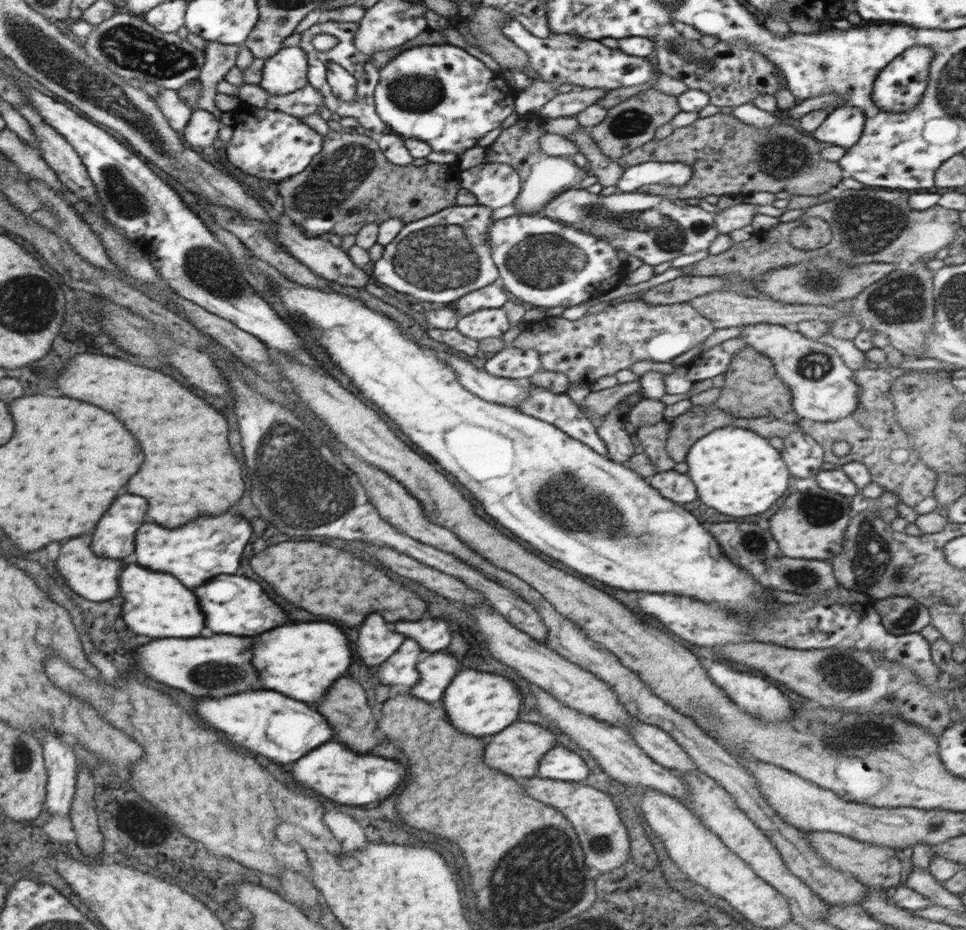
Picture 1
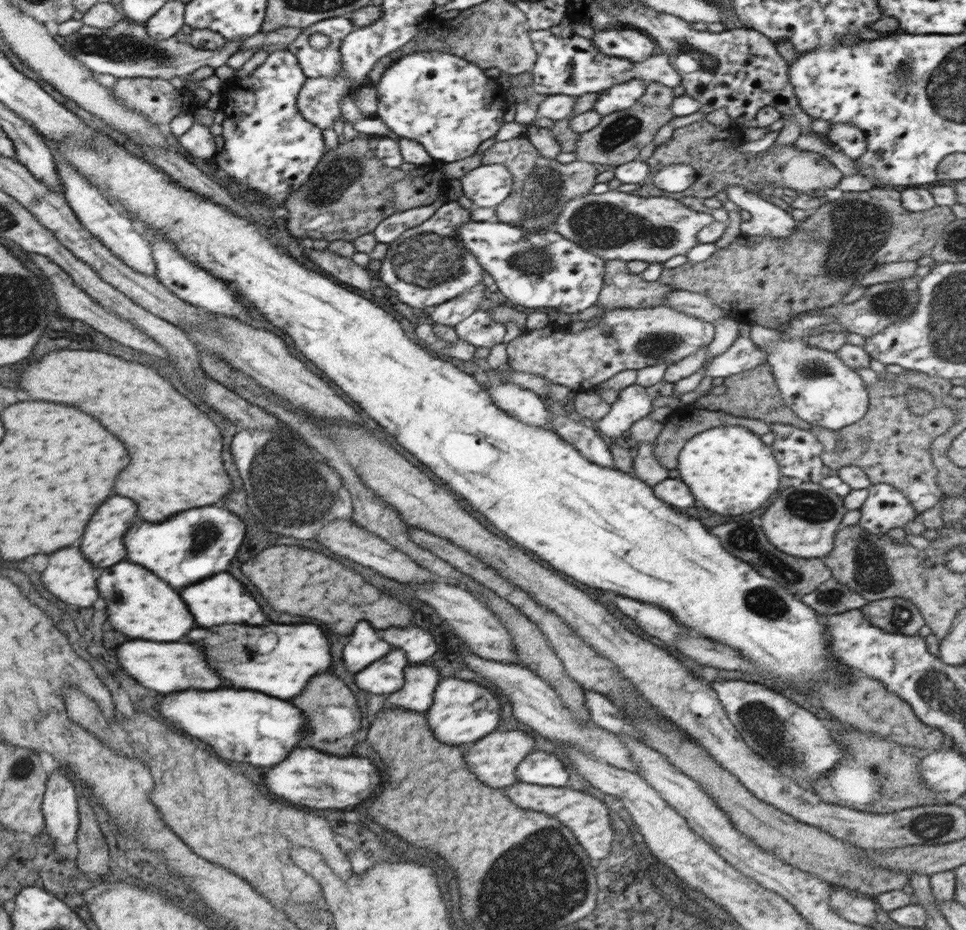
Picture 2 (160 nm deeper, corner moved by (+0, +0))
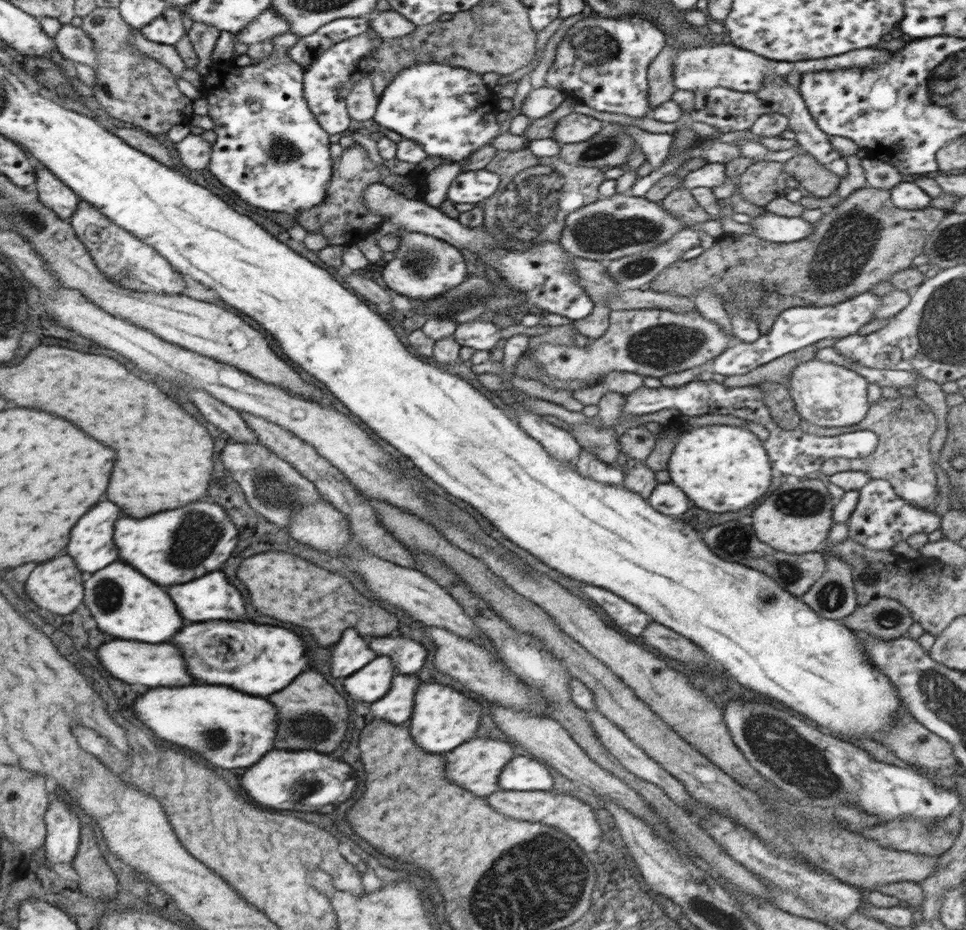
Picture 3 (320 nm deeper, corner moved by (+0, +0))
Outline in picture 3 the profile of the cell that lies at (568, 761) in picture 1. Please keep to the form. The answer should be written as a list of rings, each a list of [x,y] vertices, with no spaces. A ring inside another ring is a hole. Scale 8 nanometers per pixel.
[[[528,756],[512,758],[499,774],[501,790],[555,790],[558,779],[549,766]]]

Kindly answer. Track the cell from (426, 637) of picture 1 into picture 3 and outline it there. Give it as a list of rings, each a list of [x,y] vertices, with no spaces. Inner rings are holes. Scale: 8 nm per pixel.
[[[395,633],[382,637],[369,636],[366,641],[378,656],[391,658],[396,673],[415,674],[424,666],[427,648],[413,639]]]

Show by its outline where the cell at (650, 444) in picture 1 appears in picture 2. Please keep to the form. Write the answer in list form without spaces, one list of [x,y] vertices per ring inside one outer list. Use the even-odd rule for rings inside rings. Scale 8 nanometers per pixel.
[[[642,442],[638,454],[633,460],[633,476],[638,477],[648,486],[656,486],[668,478],[668,469],[664,468],[655,457],[655,446],[652,442]]]

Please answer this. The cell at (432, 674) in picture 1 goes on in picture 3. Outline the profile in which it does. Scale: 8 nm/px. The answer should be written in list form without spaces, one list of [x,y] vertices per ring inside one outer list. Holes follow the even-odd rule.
[[[396,673],[388,694],[369,704],[374,719],[385,720],[392,724],[401,724],[412,718],[412,709],[416,690],[423,684],[415,674]]]

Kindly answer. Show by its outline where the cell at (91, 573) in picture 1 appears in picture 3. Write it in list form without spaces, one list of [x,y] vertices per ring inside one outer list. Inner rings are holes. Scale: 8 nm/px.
[[[60,556],[36,566],[24,586],[30,600],[52,614],[70,614],[84,598],[82,570],[70,556]]]

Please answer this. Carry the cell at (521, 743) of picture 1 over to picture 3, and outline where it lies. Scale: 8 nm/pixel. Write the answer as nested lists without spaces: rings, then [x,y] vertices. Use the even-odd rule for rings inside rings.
[[[478,738],[472,741],[466,741],[464,744],[457,746],[452,752],[446,754],[444,764],[446,764],[446,778],[452,780],[454,784],[470,790],[476,796],[489,797],[490,794],[498,791],[499,774],[501,770],[515,757],[513,742],[500,741],[499,739]]]

